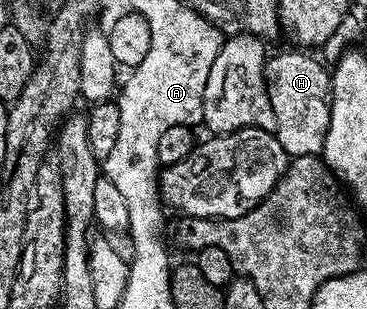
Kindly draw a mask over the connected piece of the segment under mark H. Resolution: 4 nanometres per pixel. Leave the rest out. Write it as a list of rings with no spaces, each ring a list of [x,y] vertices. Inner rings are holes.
[[[299,52],[303,54],[274,54],[272,53],[267,60],[267,91],[269,92],[269,104],[273,108],[273,112],[275,113],[275,128],[274,135],[275,139],[281,144],[281,148],[285,148],[285,152],[291,158],[300,158],[301,156],[305,156],[306,154],[313,154],[316,156],[322,155],[323,145],[325,144],[325,132],[329,128],[329,120],[331,119],[331,75],[329,73],[328,67],[323,67],[324,63],[320,61],[318,57],[310,58],[310,53],[307,52]]]

